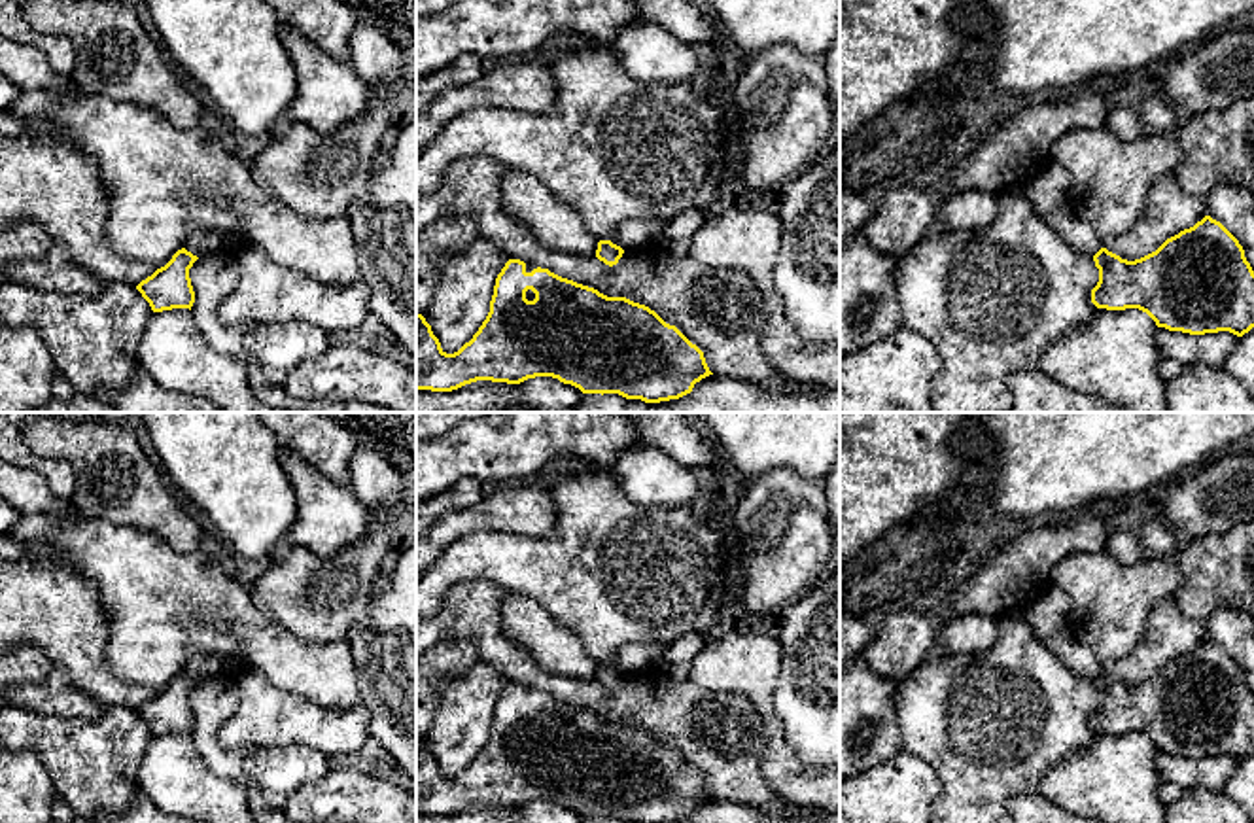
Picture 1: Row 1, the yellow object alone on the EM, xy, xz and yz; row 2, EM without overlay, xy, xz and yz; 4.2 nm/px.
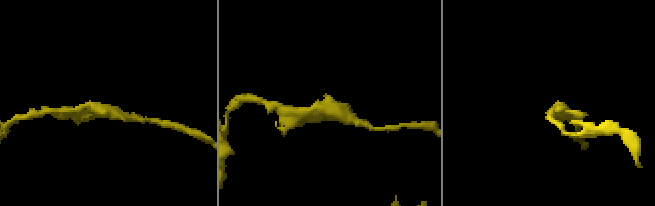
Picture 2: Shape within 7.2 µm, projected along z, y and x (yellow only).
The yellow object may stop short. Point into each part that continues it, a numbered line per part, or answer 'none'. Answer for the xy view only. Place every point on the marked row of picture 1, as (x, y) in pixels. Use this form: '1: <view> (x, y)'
none

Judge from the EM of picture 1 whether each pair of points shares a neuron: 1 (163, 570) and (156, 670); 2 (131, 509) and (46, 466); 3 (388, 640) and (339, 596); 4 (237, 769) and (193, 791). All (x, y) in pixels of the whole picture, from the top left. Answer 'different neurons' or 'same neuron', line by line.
1: same neuron
2: different neurons
3: different neurons
4: different neurons

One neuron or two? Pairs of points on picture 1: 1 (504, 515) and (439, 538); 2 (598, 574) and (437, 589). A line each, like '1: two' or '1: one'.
1: one
2: one

